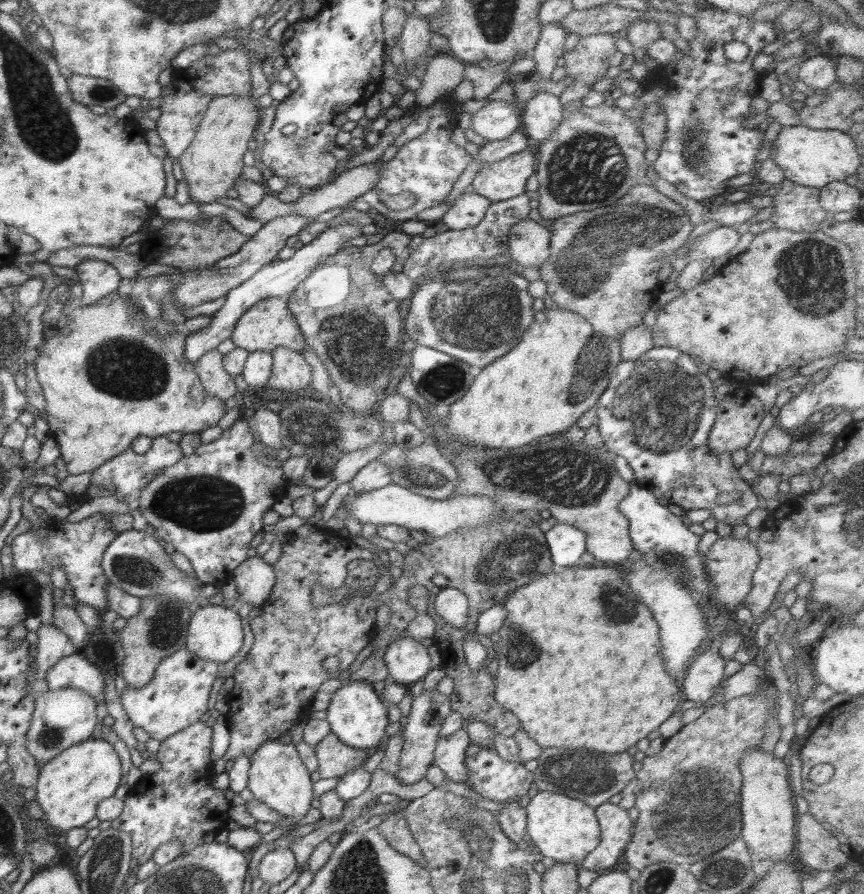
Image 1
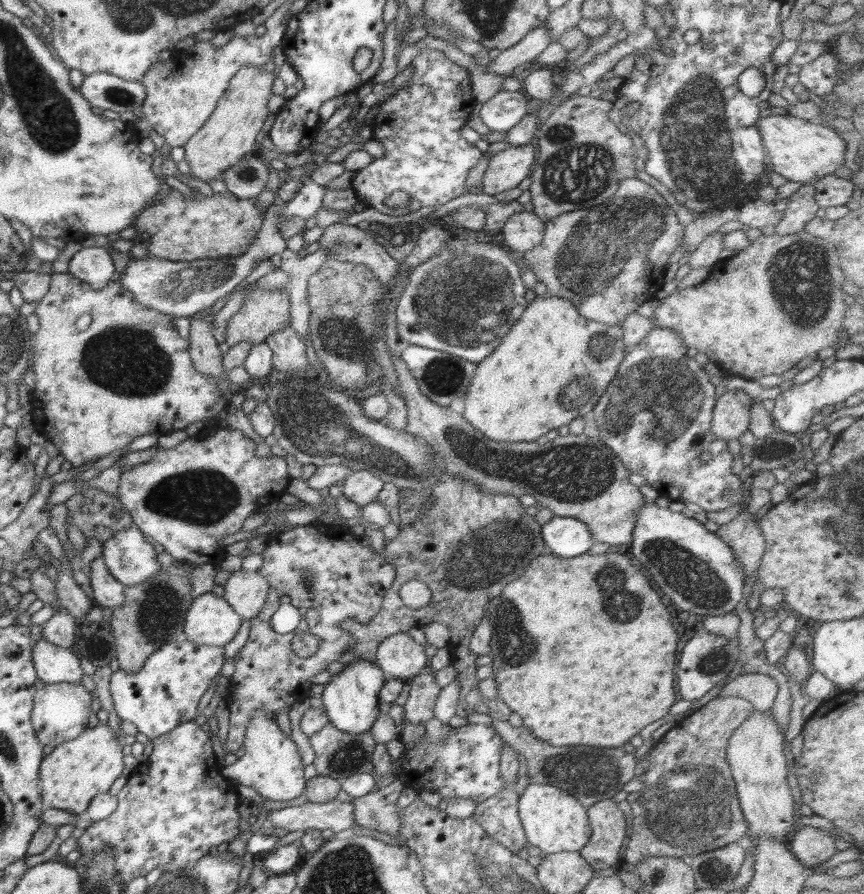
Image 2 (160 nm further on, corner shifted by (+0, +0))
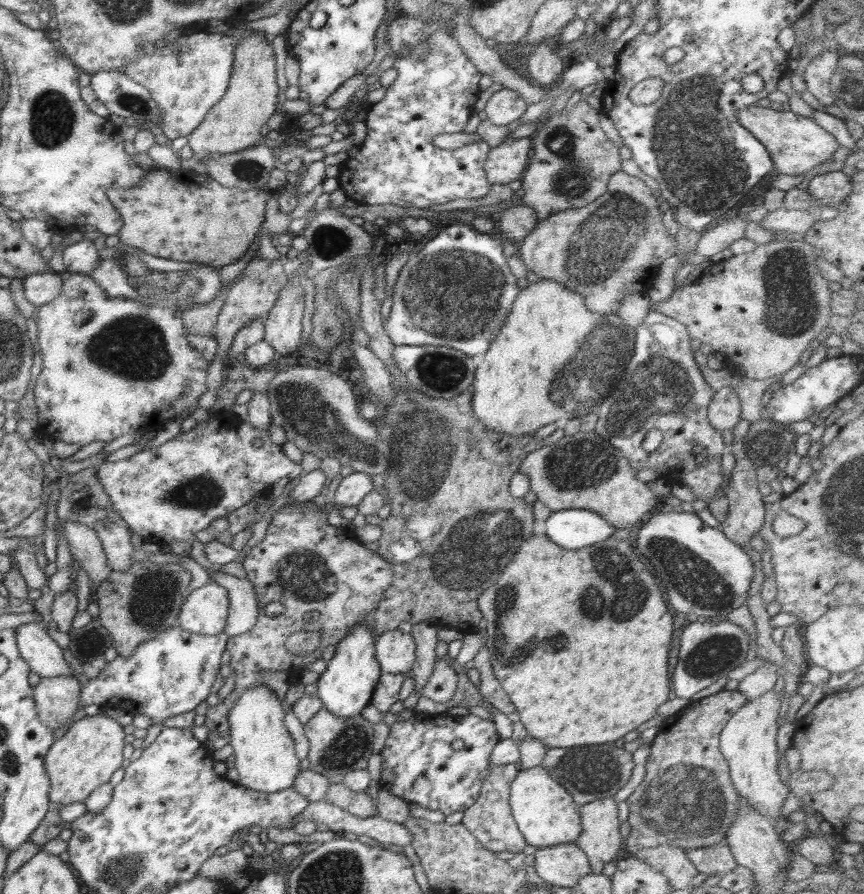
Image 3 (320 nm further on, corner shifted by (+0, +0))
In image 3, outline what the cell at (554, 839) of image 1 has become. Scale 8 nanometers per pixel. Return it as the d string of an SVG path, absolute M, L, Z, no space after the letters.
M540 765L518 772L510 790L510 807L517 828L522 832L526 843L534 847L575 843L582 834L580 806Z

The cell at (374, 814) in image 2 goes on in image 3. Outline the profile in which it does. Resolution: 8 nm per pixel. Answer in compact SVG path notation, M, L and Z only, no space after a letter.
M343 782L330 785L325 800L357 818L376 817L378 814L378 806L374 806L370 796L367 796L364 791L352 792L346 788Z

